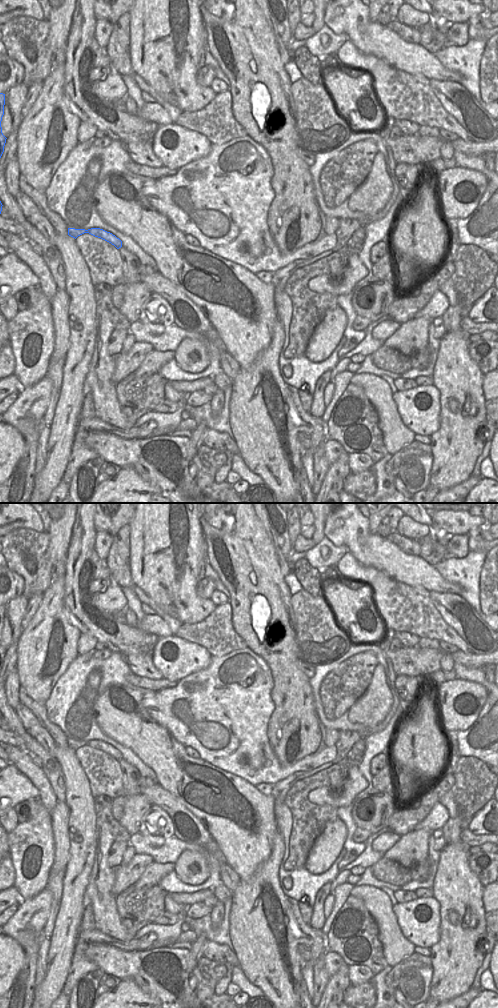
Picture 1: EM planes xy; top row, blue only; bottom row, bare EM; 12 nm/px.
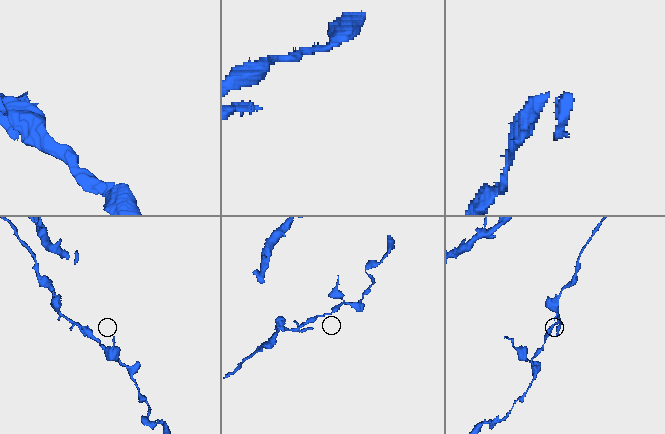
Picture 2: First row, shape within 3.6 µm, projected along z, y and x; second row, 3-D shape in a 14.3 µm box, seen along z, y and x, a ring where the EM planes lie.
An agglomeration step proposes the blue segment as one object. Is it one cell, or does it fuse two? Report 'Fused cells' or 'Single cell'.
Single cell.

